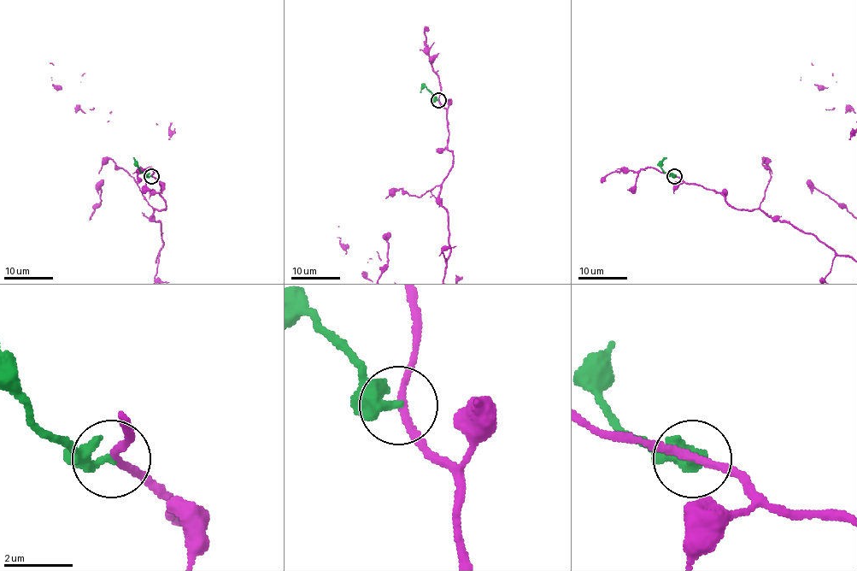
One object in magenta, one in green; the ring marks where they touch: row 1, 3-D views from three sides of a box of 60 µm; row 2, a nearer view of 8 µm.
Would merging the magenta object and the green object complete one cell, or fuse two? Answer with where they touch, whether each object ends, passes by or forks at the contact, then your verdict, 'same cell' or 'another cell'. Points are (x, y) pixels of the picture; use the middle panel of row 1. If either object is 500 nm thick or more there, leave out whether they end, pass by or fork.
place (438, 100); magenta passes by; green ends; another cell

